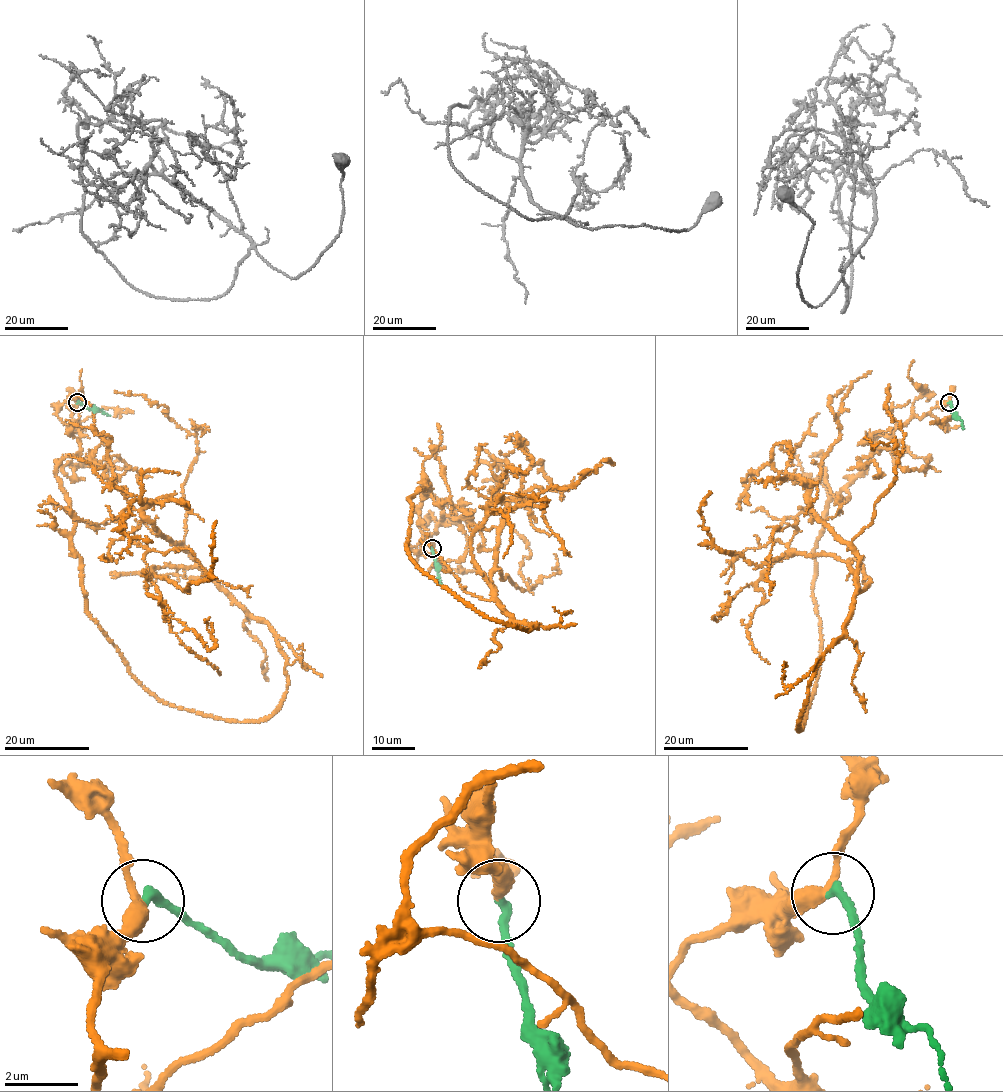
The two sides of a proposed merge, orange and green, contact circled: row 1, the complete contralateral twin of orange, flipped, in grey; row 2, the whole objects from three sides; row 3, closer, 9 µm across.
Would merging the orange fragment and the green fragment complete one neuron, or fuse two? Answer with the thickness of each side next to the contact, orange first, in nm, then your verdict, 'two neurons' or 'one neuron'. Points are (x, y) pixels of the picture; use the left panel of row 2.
300 nm thick on the orange side, 260 nm on the other; one neuron

